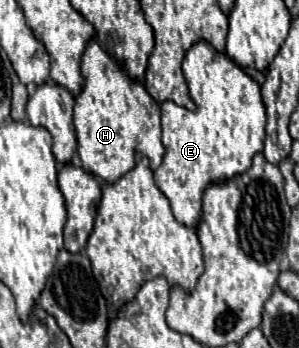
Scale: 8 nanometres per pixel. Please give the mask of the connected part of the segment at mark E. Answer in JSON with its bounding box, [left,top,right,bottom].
[154,41,266,227]

